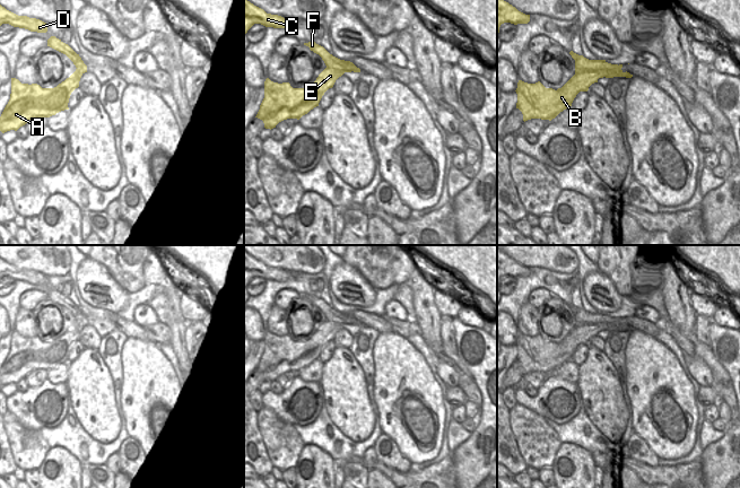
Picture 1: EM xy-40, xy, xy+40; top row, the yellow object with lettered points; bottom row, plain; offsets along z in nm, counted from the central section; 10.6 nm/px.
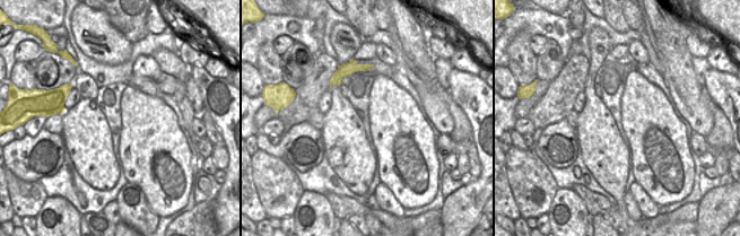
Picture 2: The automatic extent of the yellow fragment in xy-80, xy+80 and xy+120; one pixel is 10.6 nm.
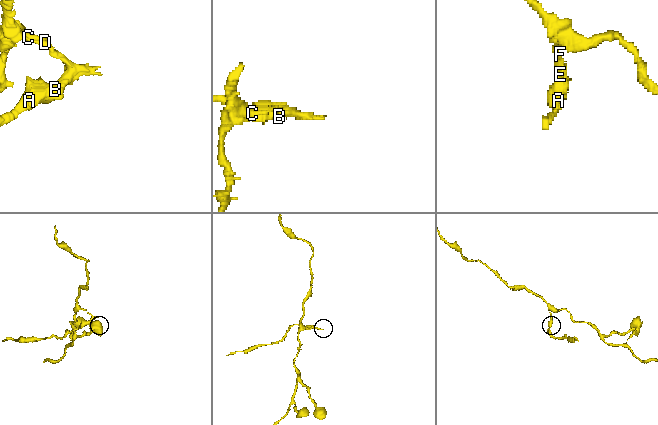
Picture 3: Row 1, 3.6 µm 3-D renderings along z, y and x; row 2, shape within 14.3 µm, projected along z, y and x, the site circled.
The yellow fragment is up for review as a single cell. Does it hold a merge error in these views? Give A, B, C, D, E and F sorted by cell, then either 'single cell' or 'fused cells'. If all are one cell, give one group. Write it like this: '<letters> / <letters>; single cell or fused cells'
A B E / C D F; fused cells

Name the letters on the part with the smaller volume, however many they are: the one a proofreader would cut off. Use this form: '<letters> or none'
A, B, E

